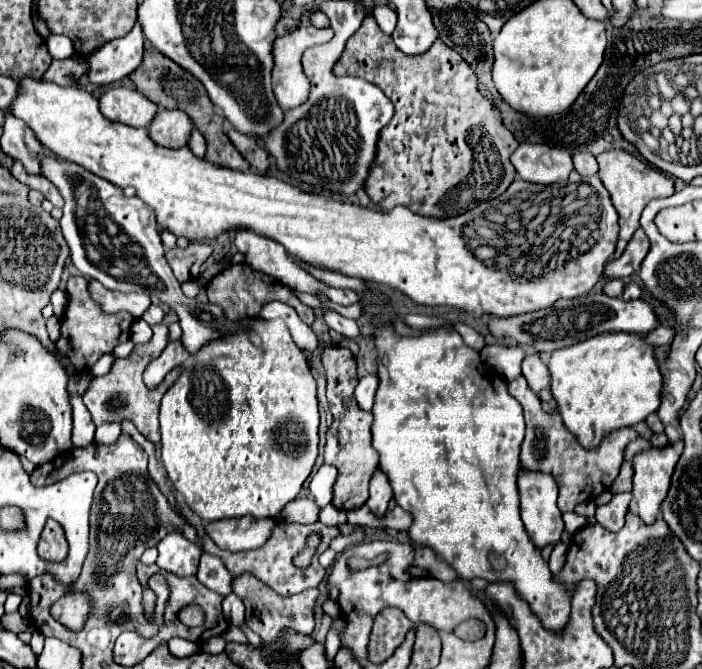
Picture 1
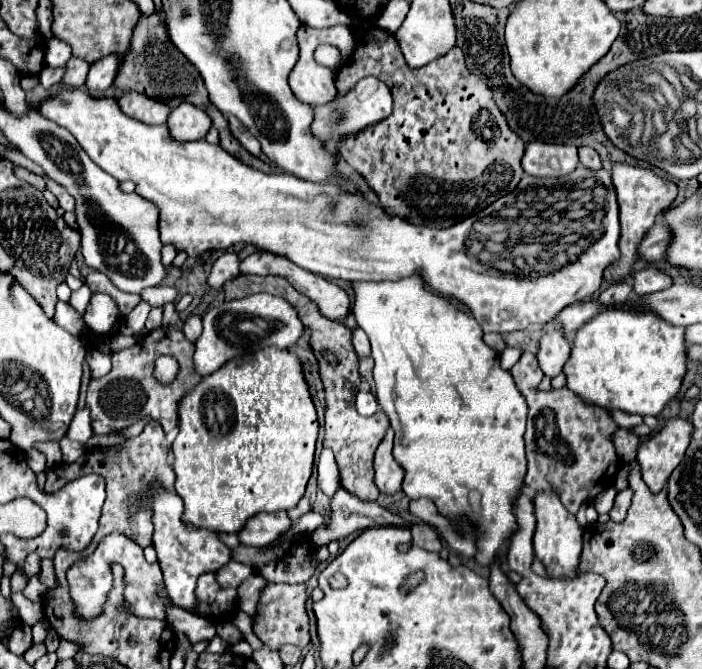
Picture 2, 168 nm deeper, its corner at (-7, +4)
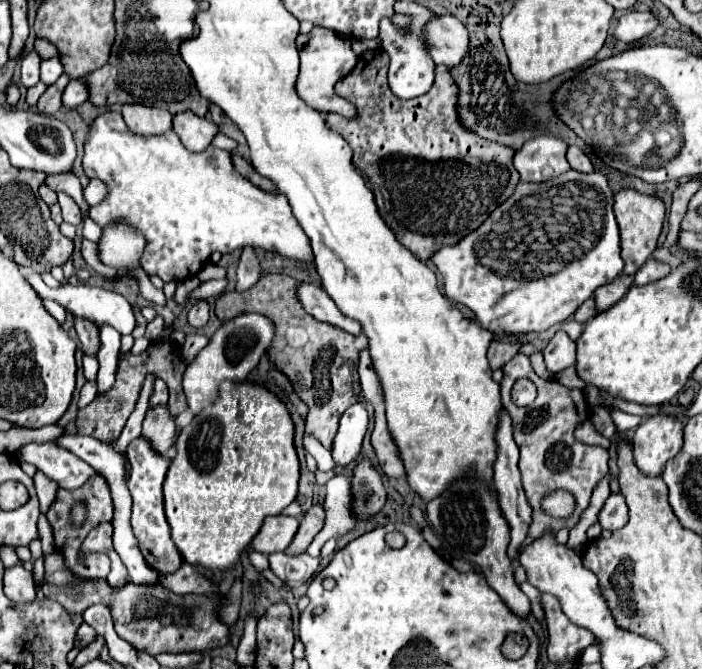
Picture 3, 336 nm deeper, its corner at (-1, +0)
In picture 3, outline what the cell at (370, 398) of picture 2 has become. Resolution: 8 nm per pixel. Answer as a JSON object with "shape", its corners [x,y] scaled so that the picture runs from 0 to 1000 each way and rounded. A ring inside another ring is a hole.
{"shape":[[[516,602],[499,608],[487,626],[473,662],[473,686],[481,698],[496,698],[516,671],[516,656],[524,638],[524,617]]]}

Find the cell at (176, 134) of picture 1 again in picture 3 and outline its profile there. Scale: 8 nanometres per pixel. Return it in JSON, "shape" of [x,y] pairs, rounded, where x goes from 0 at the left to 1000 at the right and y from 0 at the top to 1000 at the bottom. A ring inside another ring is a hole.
{"shape":[[[265,166],[265,169],[248,172],[248,196],[259,208],[268,226],[285,229],[302,214],[302,208],[311,202],[313,193],[299,178],[291,178],[276,172],[274,166]]]}

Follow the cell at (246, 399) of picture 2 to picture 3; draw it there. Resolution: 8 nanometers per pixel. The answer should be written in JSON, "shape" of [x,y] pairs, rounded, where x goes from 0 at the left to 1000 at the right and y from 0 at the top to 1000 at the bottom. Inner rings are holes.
{"shape":[[[316,572],[316,590],[313,590],[311,602],[305,602],[305,608],[293,608],[293,614],[288,614],[288,620],[279,620],[274,626],[274,632],[256,644],[254,662],[251,662],[251,683],[245,686],[242,701],[236,707],[234,764],[236,764],[236,776],[242,782],[242,797],[245,797],[245,809],[248,809],[251,821],[256,824],[262,839],[276,848],[291,848],[299,854],[328,854],[330,848],[336,848],[336,842],[342,839],[342,830],[356,815],[362,800],[370,794],[373,776],[379,770],[402,767],[402,761],[410,758],[422,746],[425,716],[427,716],[427,689],[425,689],[422,668],[419,668],[419,632],[416,632],[416,623],[413,623],[407,605],[379,578],[370,578],[362,572],[345,572],[345,575],[342,572]]]}

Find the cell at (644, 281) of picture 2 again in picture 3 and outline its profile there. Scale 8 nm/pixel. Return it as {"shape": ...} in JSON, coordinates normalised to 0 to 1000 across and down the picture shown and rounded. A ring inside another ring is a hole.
{"shape":[[[923,387],[917,393],[917,399],[912,399],[912,405],[906,408],[906,426],[920,426],[926,420],[937,420],[943,414],[949,414],[954,408],[954,396],[952,393],[943,393],[943,390],[934,390],[934,387]]]}

